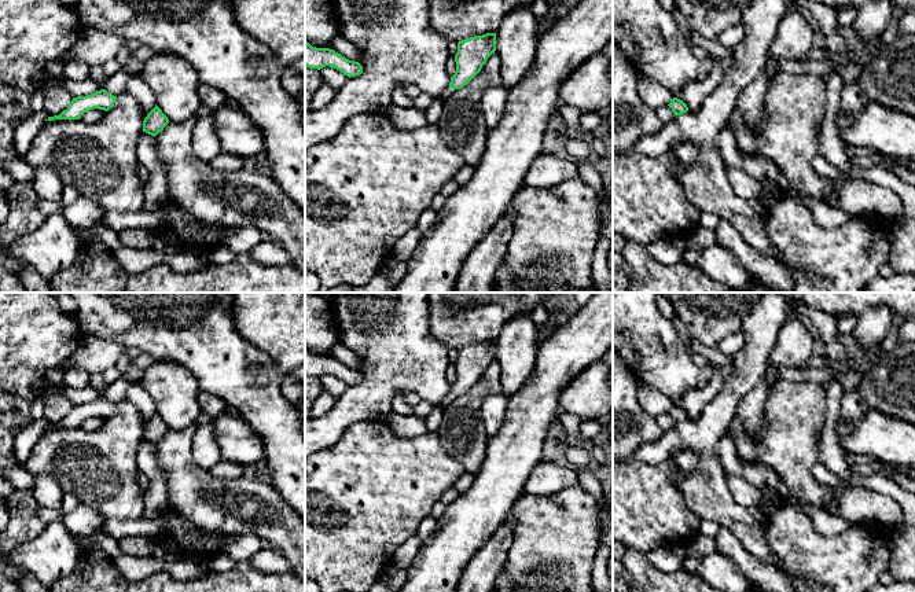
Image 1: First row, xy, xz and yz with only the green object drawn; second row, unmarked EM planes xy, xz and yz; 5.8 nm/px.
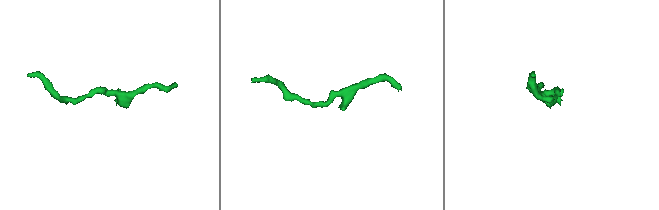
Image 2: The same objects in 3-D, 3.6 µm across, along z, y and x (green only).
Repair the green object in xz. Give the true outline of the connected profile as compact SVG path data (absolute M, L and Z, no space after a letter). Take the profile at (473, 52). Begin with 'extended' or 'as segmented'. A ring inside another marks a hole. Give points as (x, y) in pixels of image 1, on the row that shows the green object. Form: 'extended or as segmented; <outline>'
extended; M496 33L470 37L458 43L455 55L456 71L451 77L449 87L438 98L444 103L456 89L467 85L496 51Z

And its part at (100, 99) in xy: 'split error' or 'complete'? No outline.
complete

